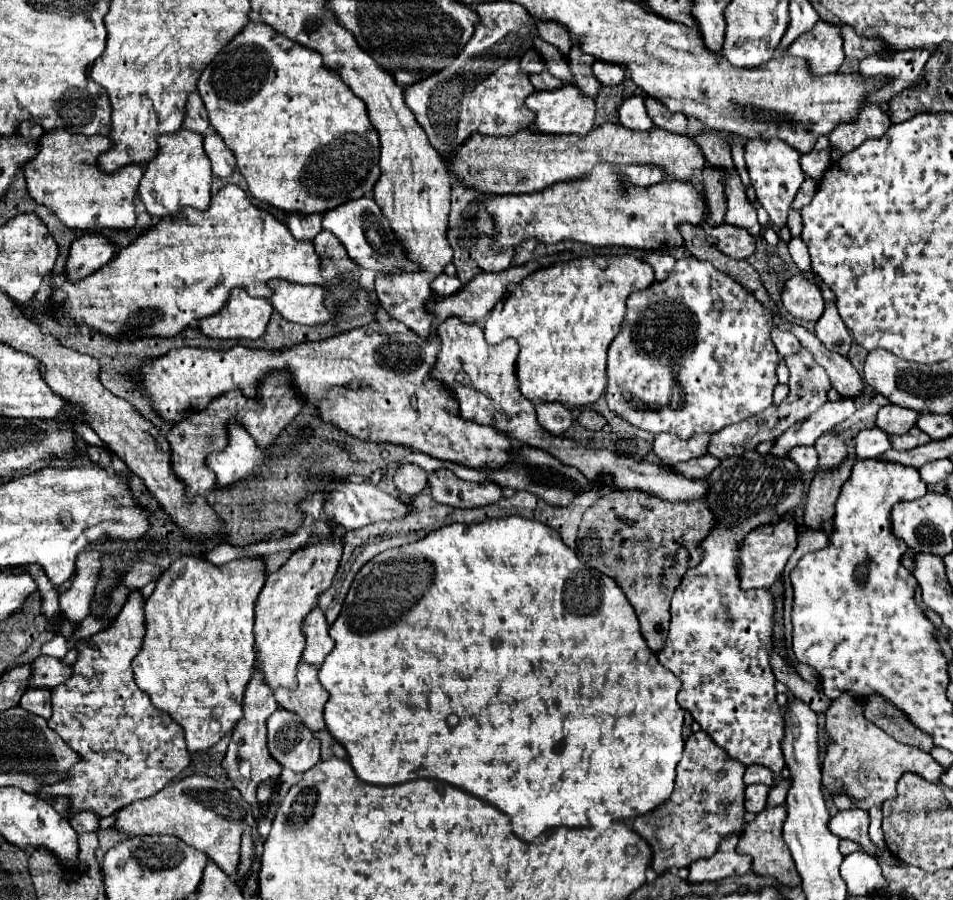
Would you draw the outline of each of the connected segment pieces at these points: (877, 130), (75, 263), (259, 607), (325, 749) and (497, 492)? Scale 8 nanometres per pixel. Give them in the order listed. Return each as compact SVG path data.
M874 103L866 105L860 111L858 121L854 123L840 123L834 131L830 131L828 139L832 147L836 147L842 155L854 151L862 141L882 137L890 127L890 117Z
M84 235L78 237L68 253L64 275L70 281L80 281L90 273L102 269L112 257L116 249L104 237L98 235Z
M330 537L324 541L312 541L304 549L292 553L292 557L276 571L266 577L266 583L256 599L256 621L254 621L254 649L256 669L264 673L268 687L296 687L296 667L304 651L304 635L300 631L302 619L314 609L318 595L330 587L338 563L342 557L342 541Z
M324 729L324 731L318 731L316 737L320 739L320 745L322 745L322 759L328 759L328 757L338 757L338 759L346 759L346 751L342 749L340 743L336 743L330 733Z
M436 471L428 477L430 483L430 495L434 501L452 505L452 507L484 507L490 503L500 501L502 487L490 481L484 483L470 483L458 479L452 471Z

